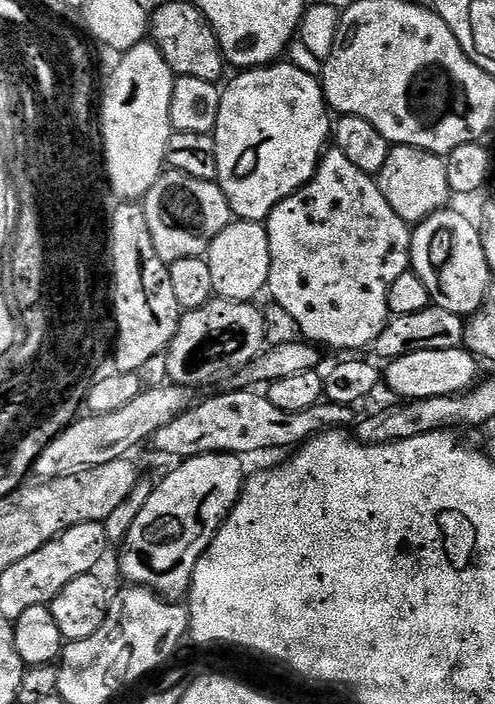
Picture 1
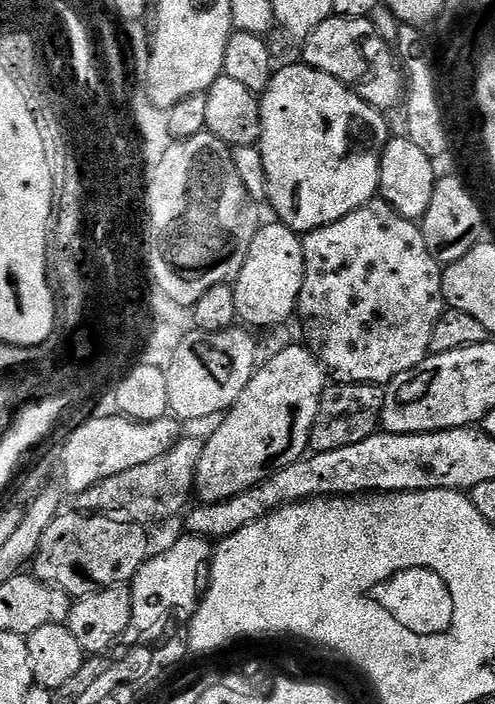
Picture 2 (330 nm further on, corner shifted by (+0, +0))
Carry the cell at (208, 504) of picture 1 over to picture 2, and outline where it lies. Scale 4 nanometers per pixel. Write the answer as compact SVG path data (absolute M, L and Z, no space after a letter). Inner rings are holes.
M293 346L282 350L282 354L257 367L246 390L219 421L221 424L213 430L212 437L203 441L194 489L203 503L232 499L309 451L312 427L326 387L326 369L307 347L304 348Z

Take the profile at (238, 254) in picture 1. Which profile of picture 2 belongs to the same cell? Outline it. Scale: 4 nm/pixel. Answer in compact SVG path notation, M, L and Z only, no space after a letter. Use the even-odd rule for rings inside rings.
M279 222L271 223L265 223L256 232L250 254L246 254L246 262L234 281L237 317L245 320L245 325L253 324L248 326L259 330L289 323L297 315L300 291L304 285L303 239L294 229Z

